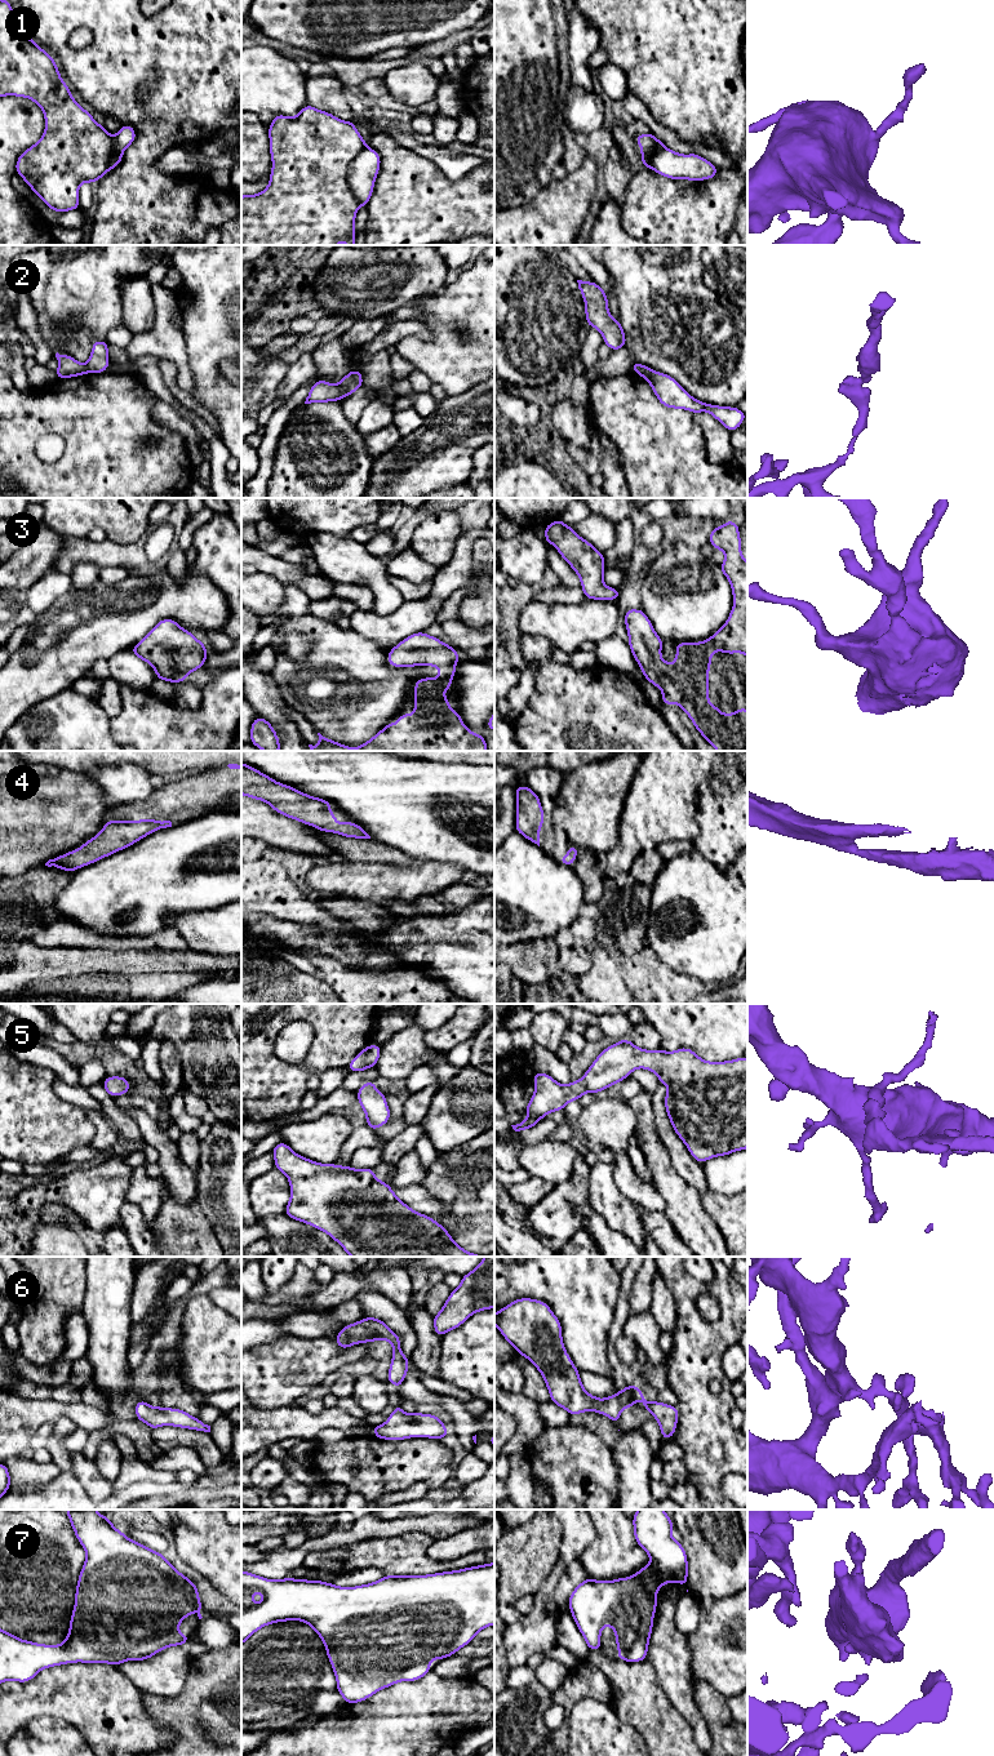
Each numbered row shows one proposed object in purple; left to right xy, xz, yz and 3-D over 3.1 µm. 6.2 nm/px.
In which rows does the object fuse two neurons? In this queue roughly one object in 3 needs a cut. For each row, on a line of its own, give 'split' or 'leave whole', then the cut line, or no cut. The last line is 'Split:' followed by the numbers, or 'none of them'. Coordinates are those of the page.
1: split | xz (365, 145), (350, 165), (349, 185), (358, 205)
2: split | xz (337, 385), (344, 396)
3: leave whole | no cut
4: leave whole | no cut
5: leave whole | no cut
6: leave whole | no cut
7: leave whole | no cut
Split: 1, 2

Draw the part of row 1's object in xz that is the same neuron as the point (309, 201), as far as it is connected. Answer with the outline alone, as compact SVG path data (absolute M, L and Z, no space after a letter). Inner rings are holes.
M306 105L293 119L285 115L275 115L267 133L270 137L270 154L272 160L270 183L257 195L241 196L241 245L337 245L338 241L355 245L356 234L354 226L359 203L351 191L349 175L351 163L365 148L367 143L355 128L354 121L343 121L327 111L320 111Z

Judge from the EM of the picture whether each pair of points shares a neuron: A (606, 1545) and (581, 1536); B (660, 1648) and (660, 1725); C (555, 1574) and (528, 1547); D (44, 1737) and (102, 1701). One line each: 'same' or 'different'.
A: different
B: different
C: different
D: different

